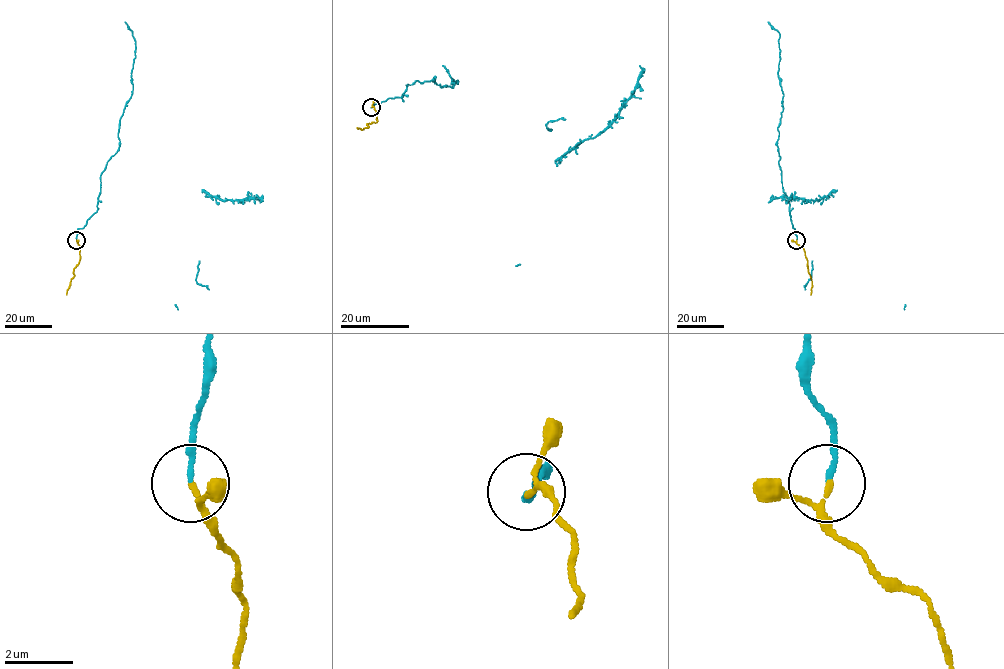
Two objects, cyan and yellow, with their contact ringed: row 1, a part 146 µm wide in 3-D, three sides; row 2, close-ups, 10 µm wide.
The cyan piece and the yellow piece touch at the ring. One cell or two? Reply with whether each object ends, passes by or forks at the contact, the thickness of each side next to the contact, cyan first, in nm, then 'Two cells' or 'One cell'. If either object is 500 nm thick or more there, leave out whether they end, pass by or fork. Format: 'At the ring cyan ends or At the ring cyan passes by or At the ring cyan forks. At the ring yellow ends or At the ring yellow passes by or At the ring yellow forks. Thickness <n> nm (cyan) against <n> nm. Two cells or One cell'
At the ring cyan ends. At the ring yellow passes by. Thickness 140 nm (cyan) against 120 nm. One cell

